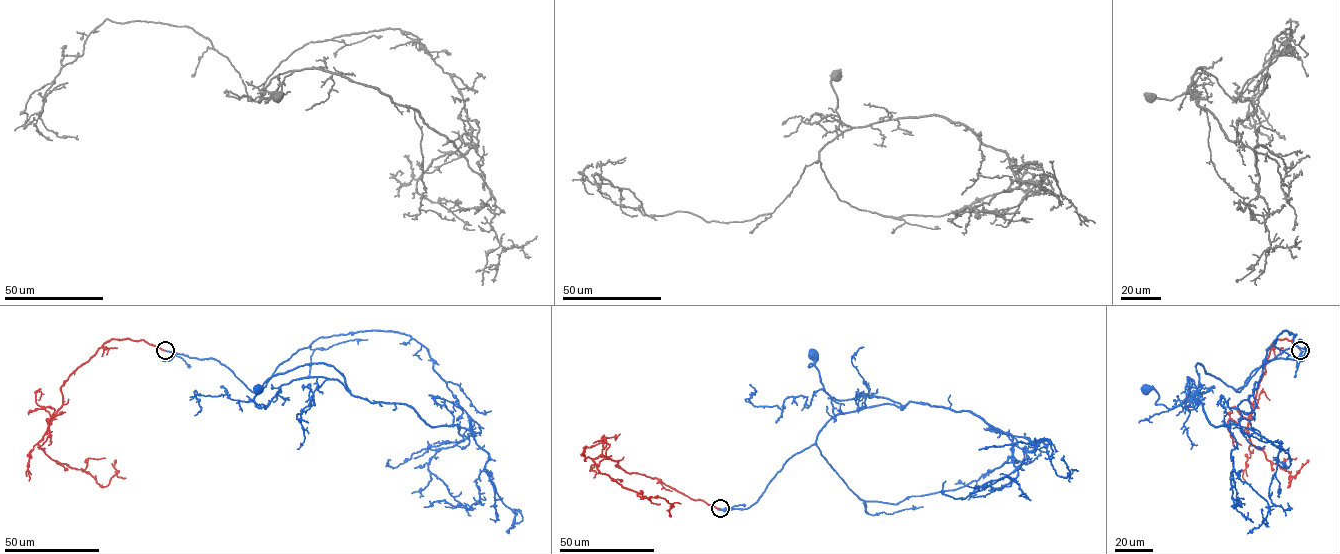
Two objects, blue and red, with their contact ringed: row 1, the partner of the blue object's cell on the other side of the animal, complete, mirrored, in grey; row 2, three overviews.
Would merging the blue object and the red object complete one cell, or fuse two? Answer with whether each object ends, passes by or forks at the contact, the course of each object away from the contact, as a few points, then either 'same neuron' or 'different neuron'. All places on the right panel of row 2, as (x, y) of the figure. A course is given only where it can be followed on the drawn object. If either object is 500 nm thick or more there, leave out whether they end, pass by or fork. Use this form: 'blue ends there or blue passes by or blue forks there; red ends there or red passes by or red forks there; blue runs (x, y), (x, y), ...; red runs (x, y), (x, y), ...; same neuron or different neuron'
blue ends there; red ends there; blue runs (1301, 350), (1257, 367), (1239, 392), (1197, 363), (1201, 387), (1187, 377), (1181, 404), (1156, 404), (1147, 390); red runs (1301, 350), (1285, 339), (1270, 346), (1248, 430), (1248, 439), (1268, 460), (1290, 473), (1289, 486), (1308, 460); same neuron

